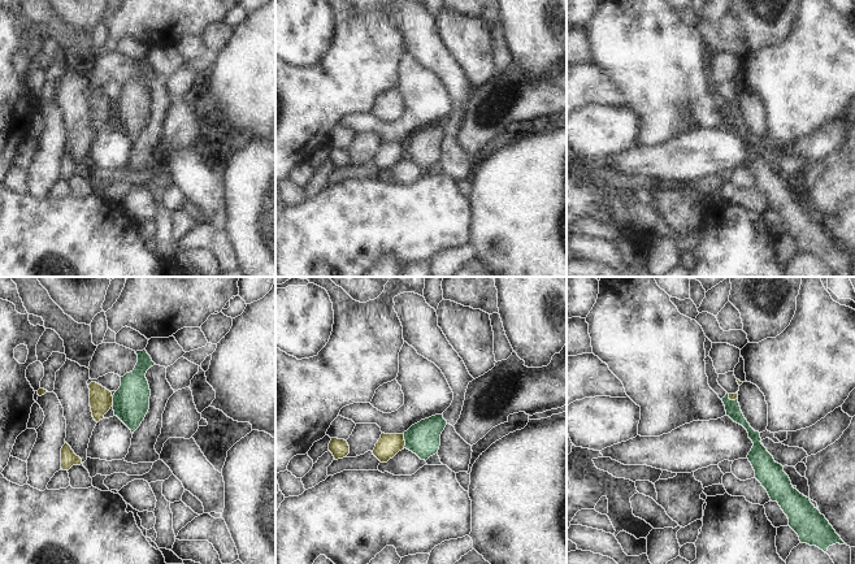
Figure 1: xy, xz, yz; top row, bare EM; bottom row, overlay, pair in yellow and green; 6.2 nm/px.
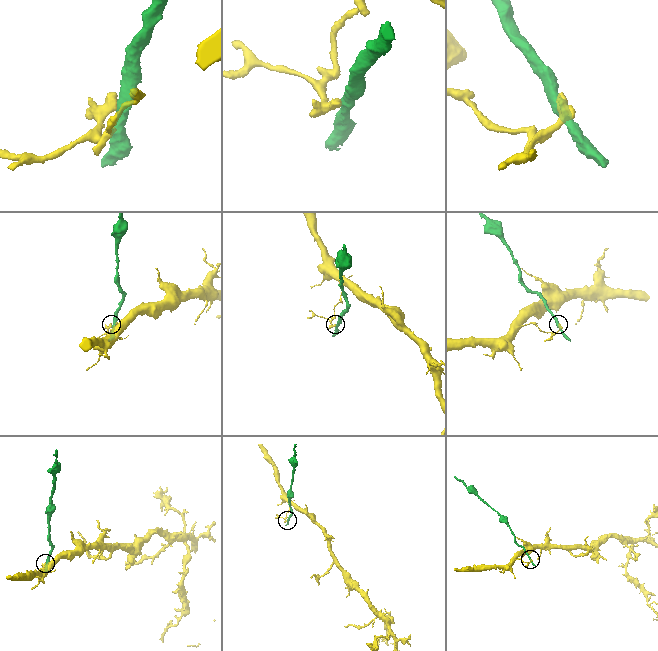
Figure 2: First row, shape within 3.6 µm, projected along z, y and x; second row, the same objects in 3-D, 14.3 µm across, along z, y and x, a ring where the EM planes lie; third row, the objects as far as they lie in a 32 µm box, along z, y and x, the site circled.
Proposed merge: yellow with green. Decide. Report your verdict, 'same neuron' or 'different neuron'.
different neuron

